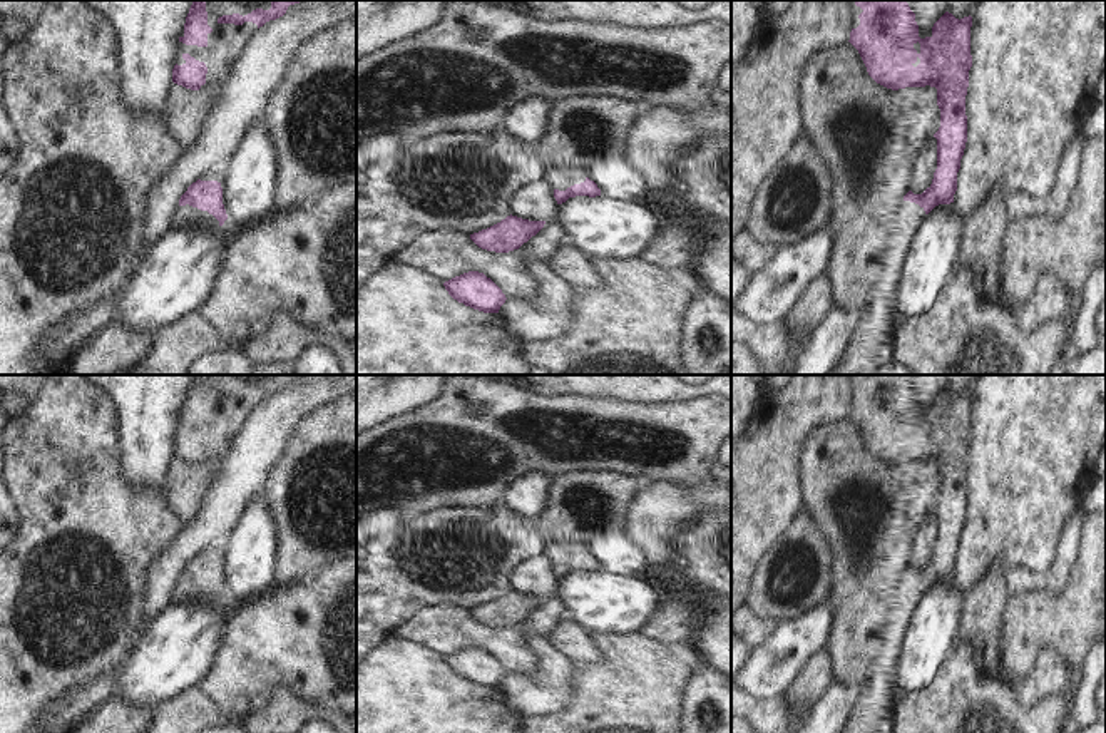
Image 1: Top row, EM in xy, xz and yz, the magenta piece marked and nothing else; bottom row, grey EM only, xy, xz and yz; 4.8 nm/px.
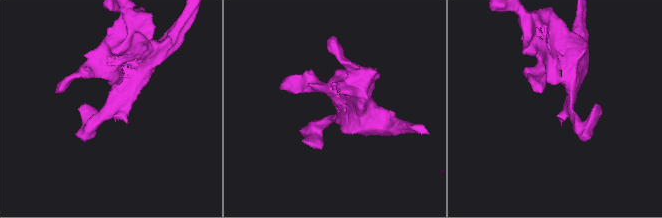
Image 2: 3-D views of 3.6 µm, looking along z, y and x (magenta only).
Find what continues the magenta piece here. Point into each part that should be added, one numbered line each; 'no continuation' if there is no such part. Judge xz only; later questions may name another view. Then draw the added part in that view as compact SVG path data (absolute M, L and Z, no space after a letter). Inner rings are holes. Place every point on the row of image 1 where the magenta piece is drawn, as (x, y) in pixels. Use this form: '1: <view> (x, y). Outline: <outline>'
1: xz (561, 178). Outline: M559 167L559 169L545 169L544 171L544 179L559 191L566 191L567 187L574 186L574 184L581 184L586 181L586 174L577 171L577 169L566 169L566 167Z

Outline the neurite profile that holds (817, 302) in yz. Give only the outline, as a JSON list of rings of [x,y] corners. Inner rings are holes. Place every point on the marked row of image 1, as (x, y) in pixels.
[[[827,273],[815,278],[785,320],[795,330],[813,333],[833,310],[833,286]]]

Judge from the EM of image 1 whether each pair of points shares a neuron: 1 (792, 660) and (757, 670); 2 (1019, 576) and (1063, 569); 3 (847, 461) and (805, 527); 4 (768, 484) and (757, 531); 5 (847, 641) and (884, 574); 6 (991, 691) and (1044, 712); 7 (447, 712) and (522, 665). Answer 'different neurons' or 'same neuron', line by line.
1: same neuron
2: same neuron
3: different neurons
4: same neuron
5: same neuron
6: same neuron
7: different neurons

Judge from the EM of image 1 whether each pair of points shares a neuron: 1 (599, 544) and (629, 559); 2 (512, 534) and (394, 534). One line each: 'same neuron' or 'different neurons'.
1: same neuron
2: same neuron

